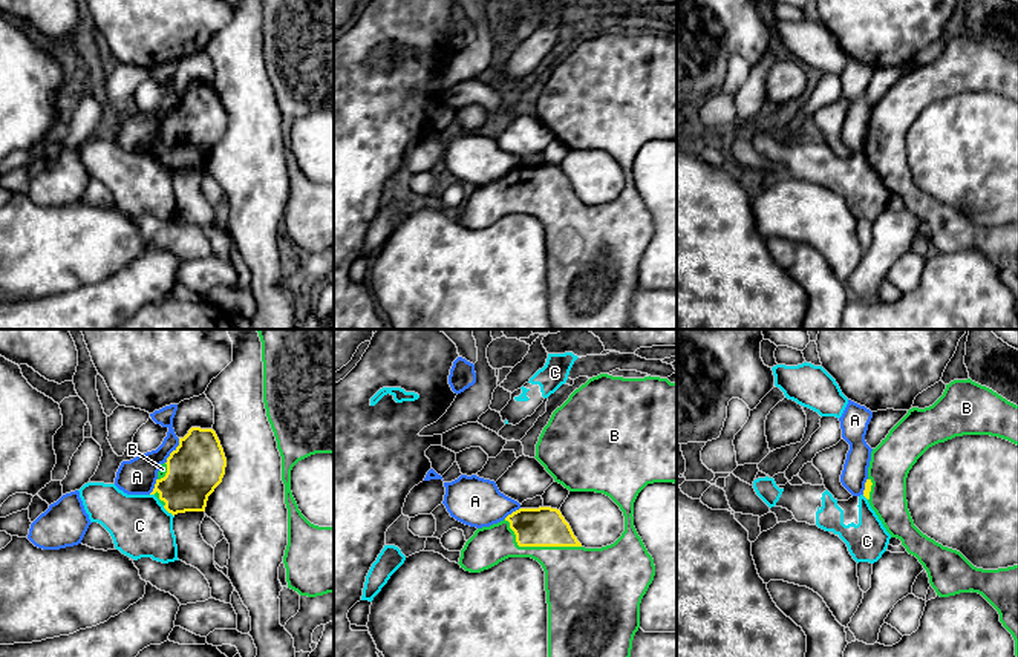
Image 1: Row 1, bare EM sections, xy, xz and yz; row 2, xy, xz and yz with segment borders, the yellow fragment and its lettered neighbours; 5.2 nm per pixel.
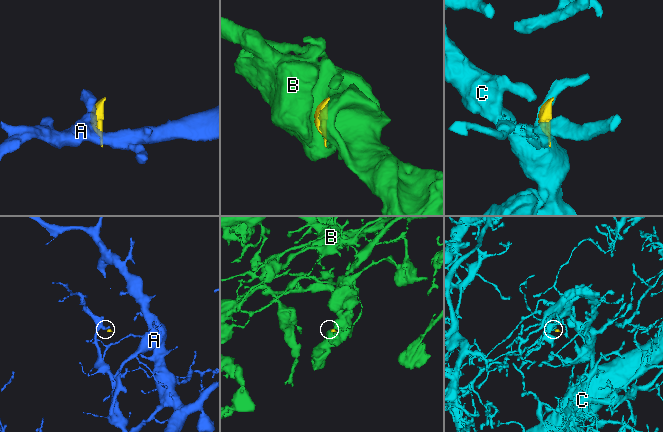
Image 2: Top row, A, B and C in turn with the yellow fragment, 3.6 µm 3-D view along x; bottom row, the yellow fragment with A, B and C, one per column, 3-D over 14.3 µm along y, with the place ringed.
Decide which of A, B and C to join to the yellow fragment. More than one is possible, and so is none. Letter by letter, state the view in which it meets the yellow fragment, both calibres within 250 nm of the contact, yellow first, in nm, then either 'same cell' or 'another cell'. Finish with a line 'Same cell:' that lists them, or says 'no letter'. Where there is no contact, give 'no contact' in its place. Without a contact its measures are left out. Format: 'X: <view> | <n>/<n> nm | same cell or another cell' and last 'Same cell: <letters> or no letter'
A: xy | 300/190 nm | another cell
B: xz | 200/300 nm | same cell
C: xy | 280/320 nm | another cell
Same cell: B

